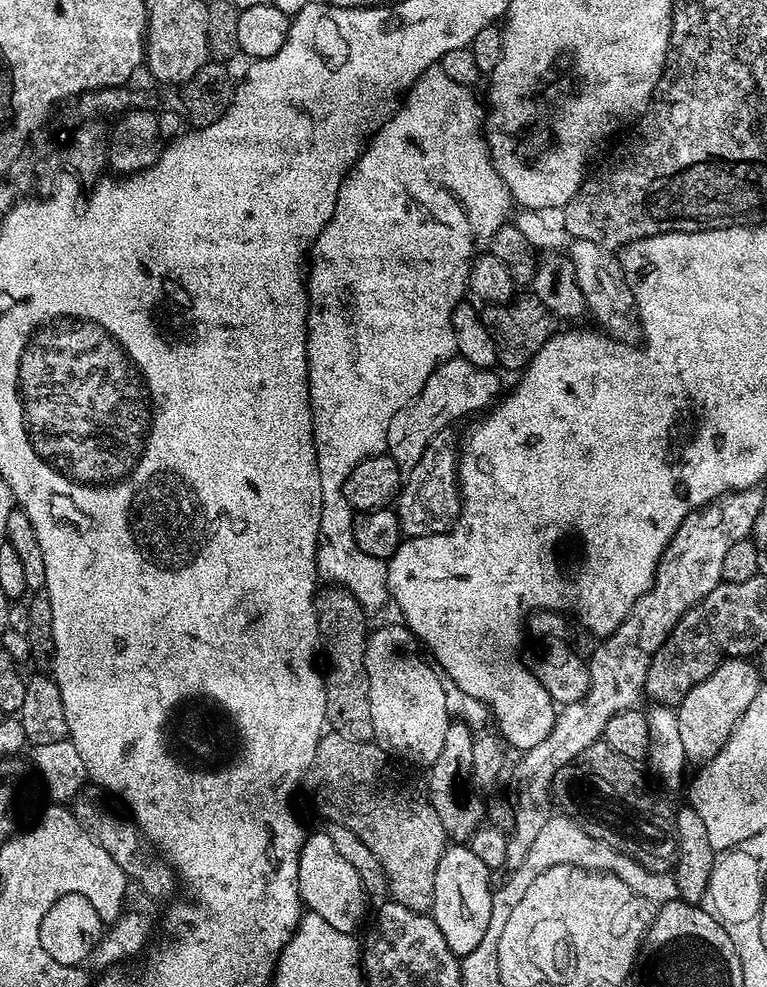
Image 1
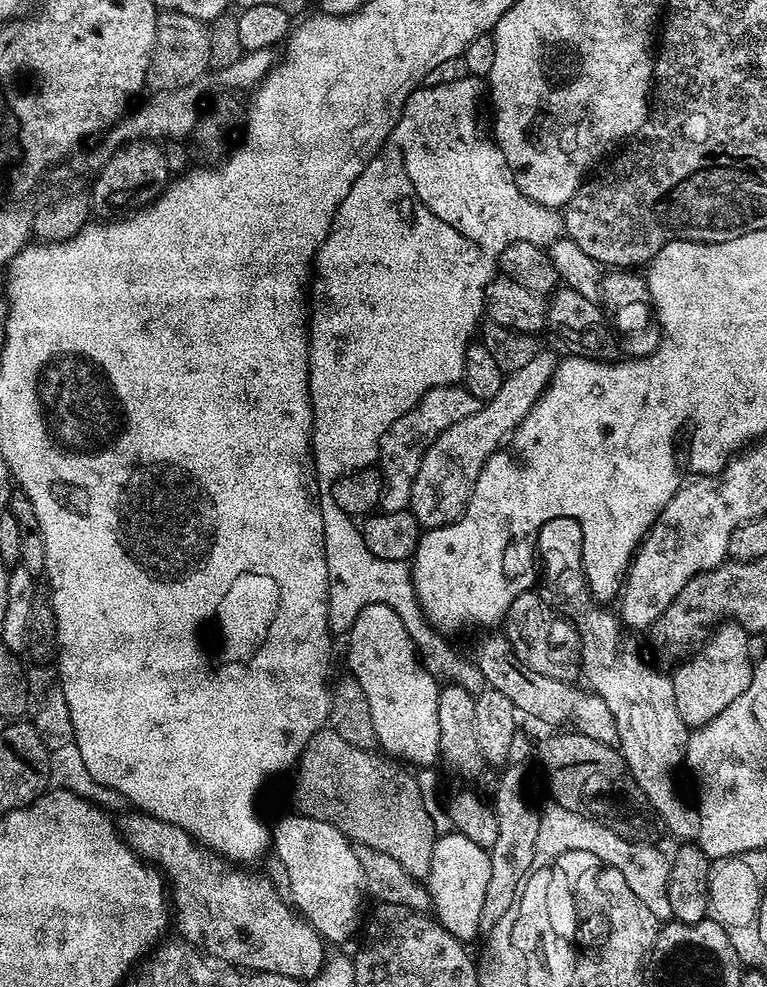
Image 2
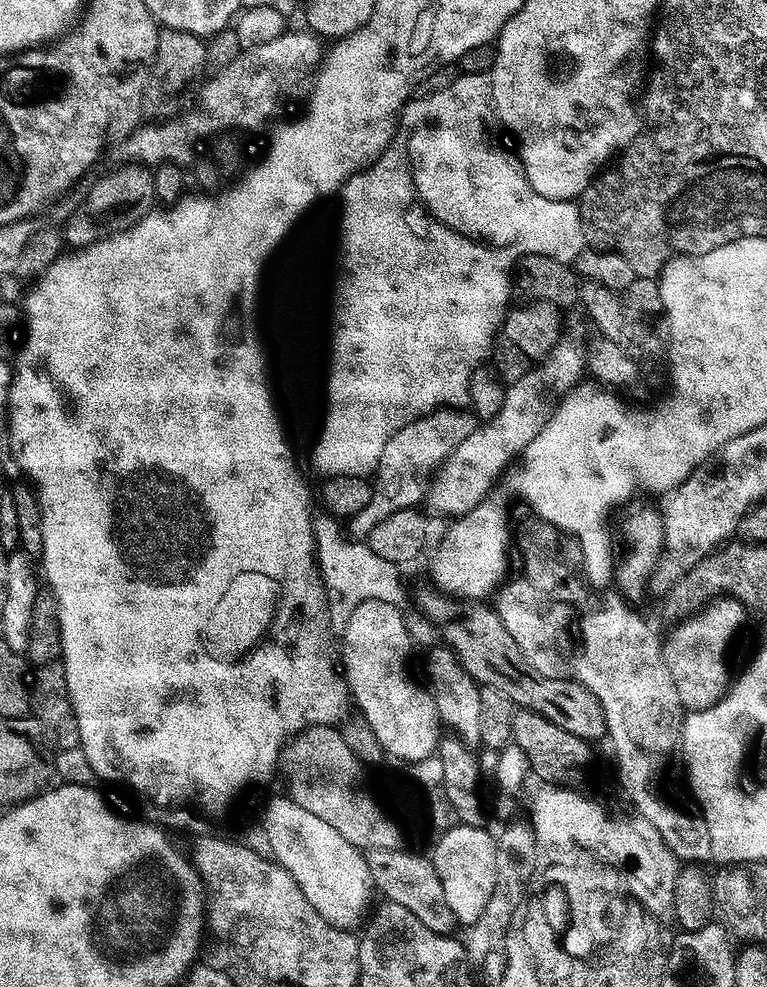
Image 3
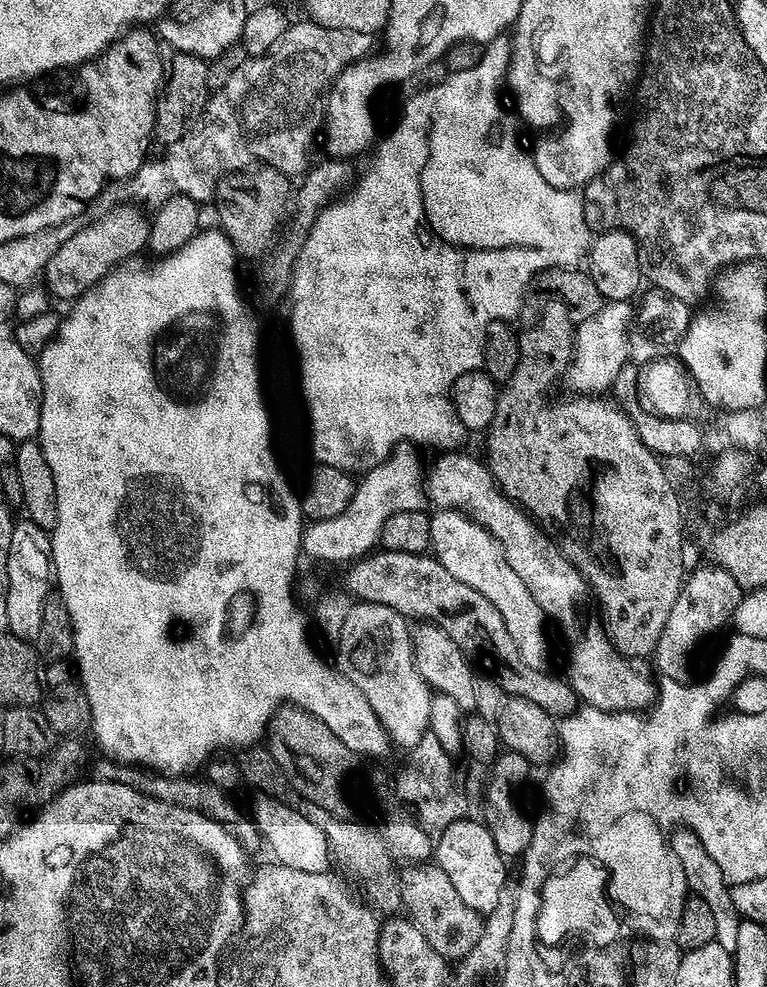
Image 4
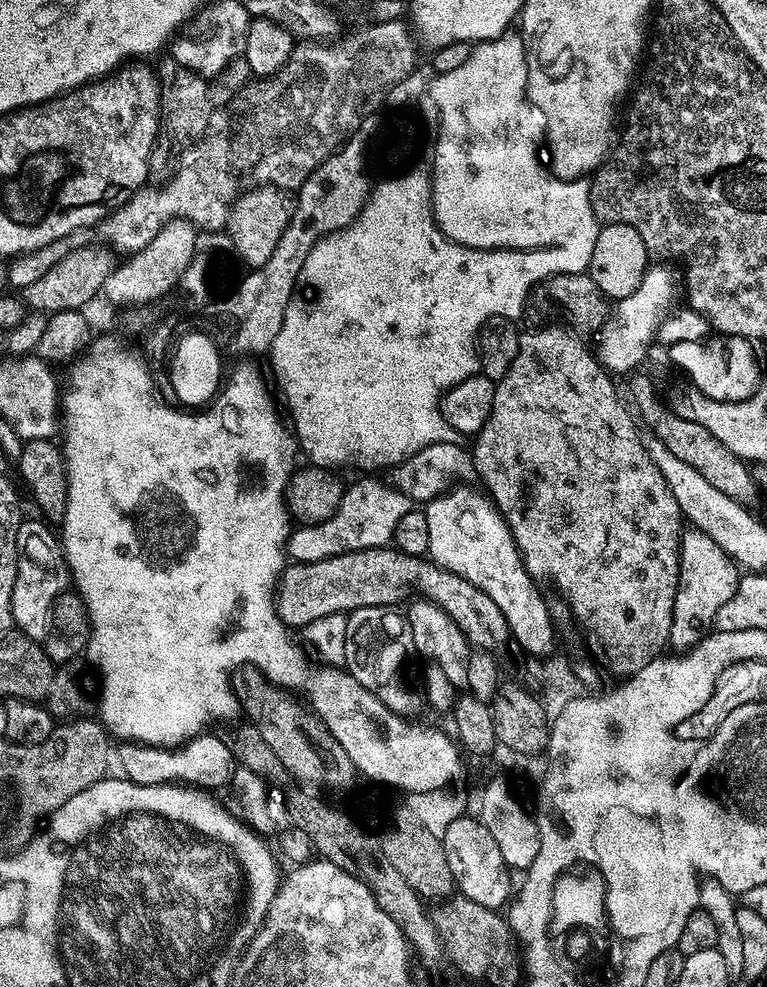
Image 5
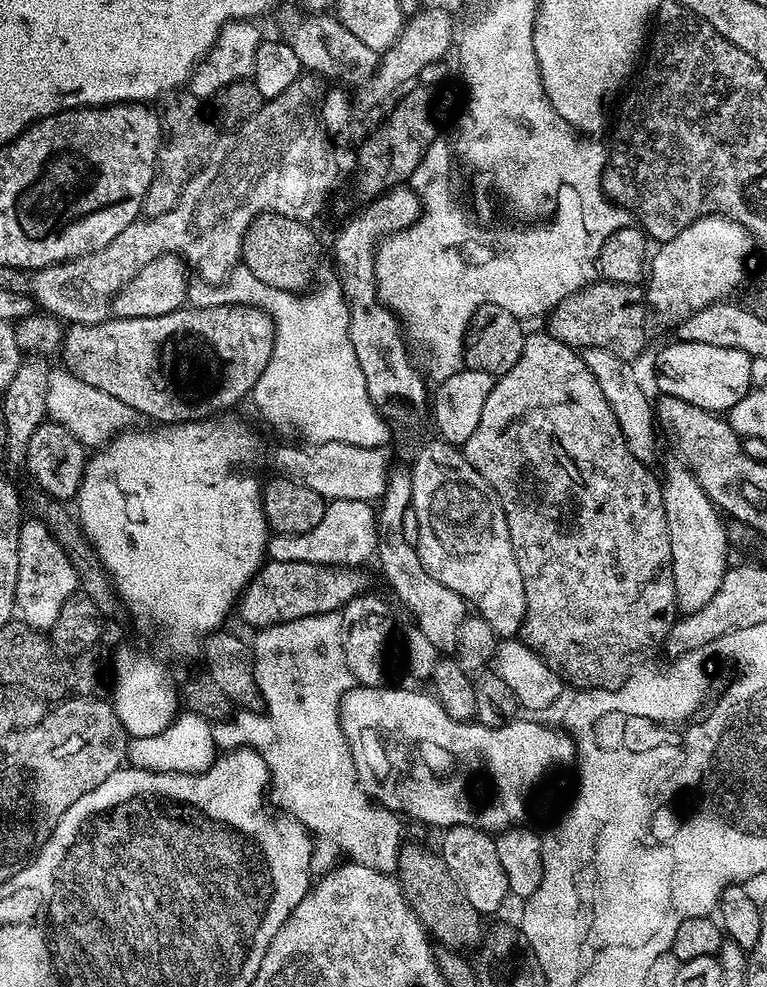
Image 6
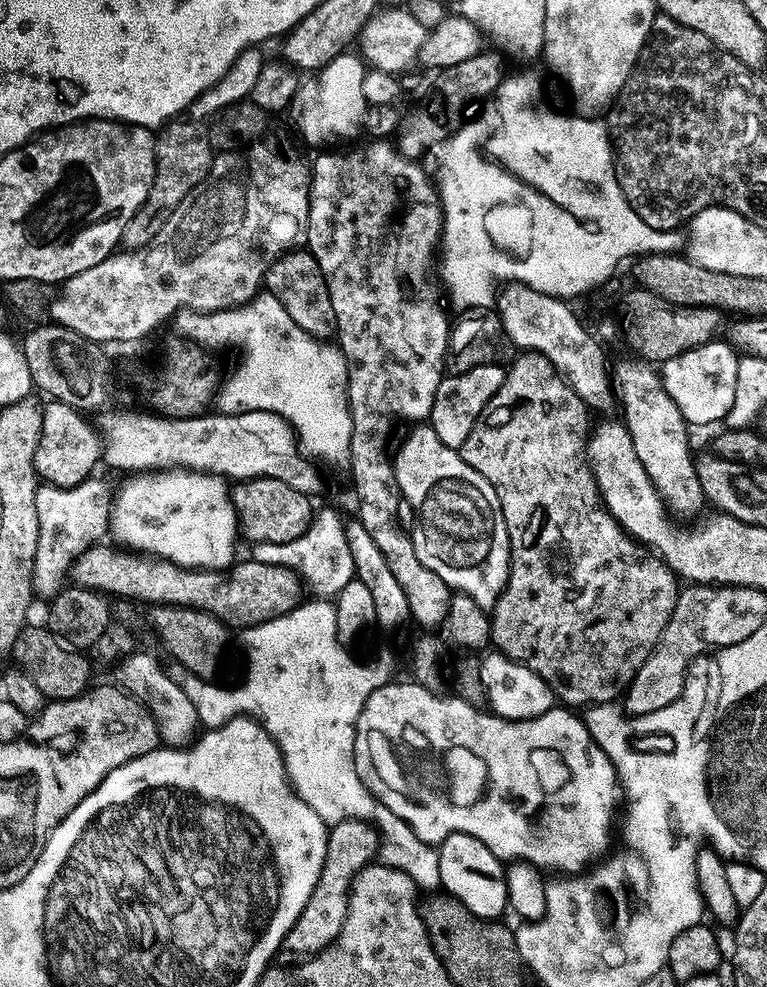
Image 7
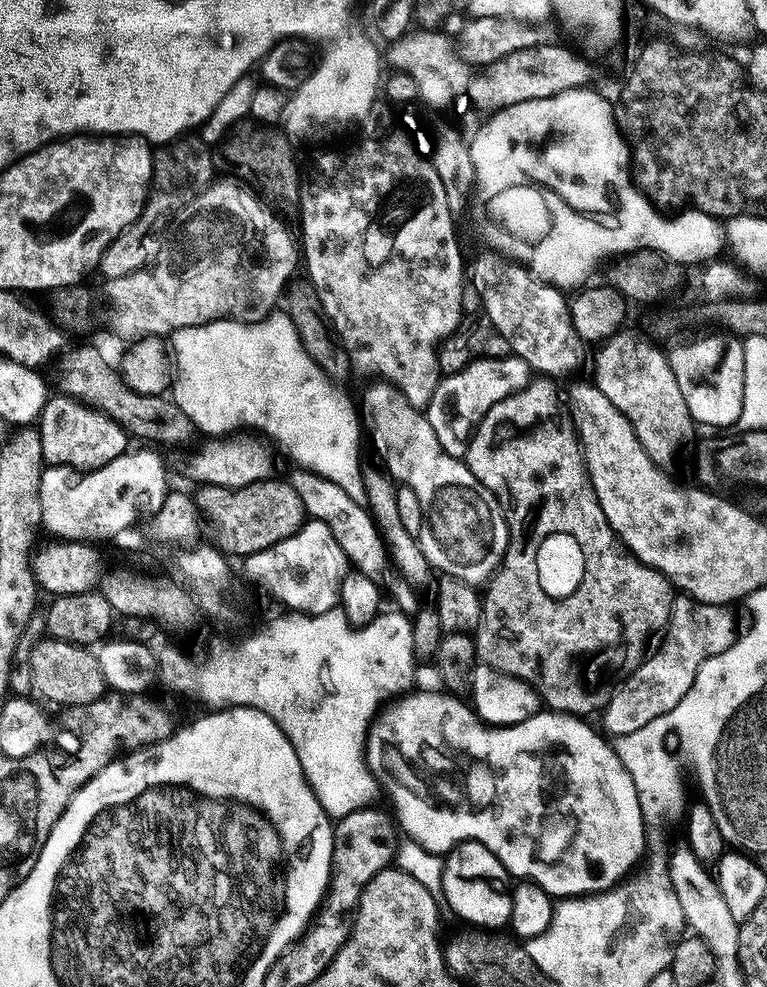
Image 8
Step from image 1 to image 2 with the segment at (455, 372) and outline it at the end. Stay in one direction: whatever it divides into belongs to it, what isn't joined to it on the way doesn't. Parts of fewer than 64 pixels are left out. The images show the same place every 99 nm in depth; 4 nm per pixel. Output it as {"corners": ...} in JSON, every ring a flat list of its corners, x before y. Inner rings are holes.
{"corners":[[459,383,447,384,441,388,432,388,402,418,398,418,386,430,380,440,378,471,384,482,380,491,379,511,402,512,408,508,408,499,412,493,412,483,418,474,418,466,422,462,424,452,454,422,462,422,462,418,470,418,481,406,481,400,474,398,470,390]]}

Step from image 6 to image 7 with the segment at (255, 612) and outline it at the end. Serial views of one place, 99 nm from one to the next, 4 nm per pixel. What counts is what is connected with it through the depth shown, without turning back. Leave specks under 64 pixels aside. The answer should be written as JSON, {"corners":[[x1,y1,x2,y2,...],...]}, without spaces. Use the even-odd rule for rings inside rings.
{"corners":[[150,558,144,564,144,606,193,608,209,612,232,630,243,630,253,624,273,620,294,610,305,599,305,585,299,576,288,568,270,566,251,558,241,559,227,569,225,580,216,584,217,573,212,570,183,568,168,560]]}

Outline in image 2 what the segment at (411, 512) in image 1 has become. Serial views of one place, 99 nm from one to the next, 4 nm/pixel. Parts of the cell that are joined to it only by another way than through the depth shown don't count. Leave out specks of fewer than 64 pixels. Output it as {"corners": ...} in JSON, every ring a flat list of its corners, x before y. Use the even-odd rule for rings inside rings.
{"corners":[[547,350,537,352,522,370,514,370,505,375,502,386,494,398,481,403,480,409,462,422,454,422,424,452,418,466,418,474,412,483,412,493,408,508,421,529,441,528,455,524,466,510,472,487,476,484,482,466,511,437,516,428,530,414,530,410,544,393,558,363,558,356]]}

